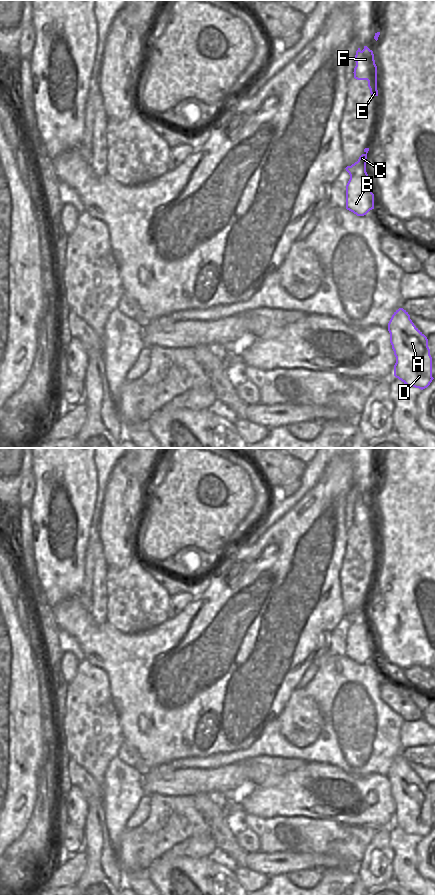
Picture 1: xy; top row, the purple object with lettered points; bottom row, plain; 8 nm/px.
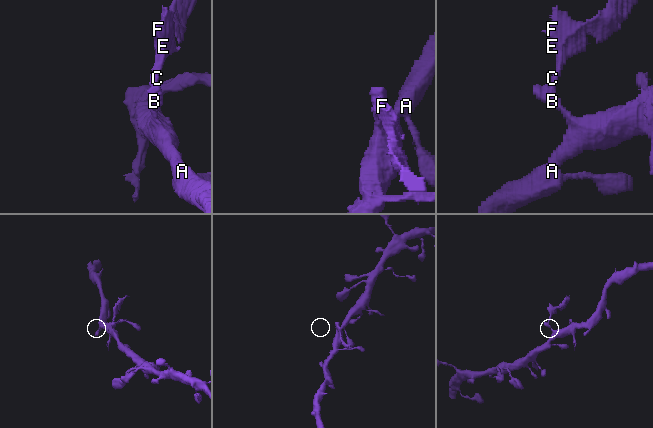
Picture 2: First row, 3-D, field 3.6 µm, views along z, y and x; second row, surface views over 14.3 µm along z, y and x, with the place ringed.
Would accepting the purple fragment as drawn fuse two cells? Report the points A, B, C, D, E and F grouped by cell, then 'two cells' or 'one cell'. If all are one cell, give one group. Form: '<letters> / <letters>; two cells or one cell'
A B D / C E F; two cells

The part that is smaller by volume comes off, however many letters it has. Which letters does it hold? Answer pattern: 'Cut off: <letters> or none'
Cut off: C, E, F

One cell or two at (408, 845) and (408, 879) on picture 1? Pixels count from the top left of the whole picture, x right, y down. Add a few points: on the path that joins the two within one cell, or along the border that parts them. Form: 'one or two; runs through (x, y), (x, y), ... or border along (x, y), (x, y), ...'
one; runs through (405, 853), (402, 862), (405, 865), (405, 871)

